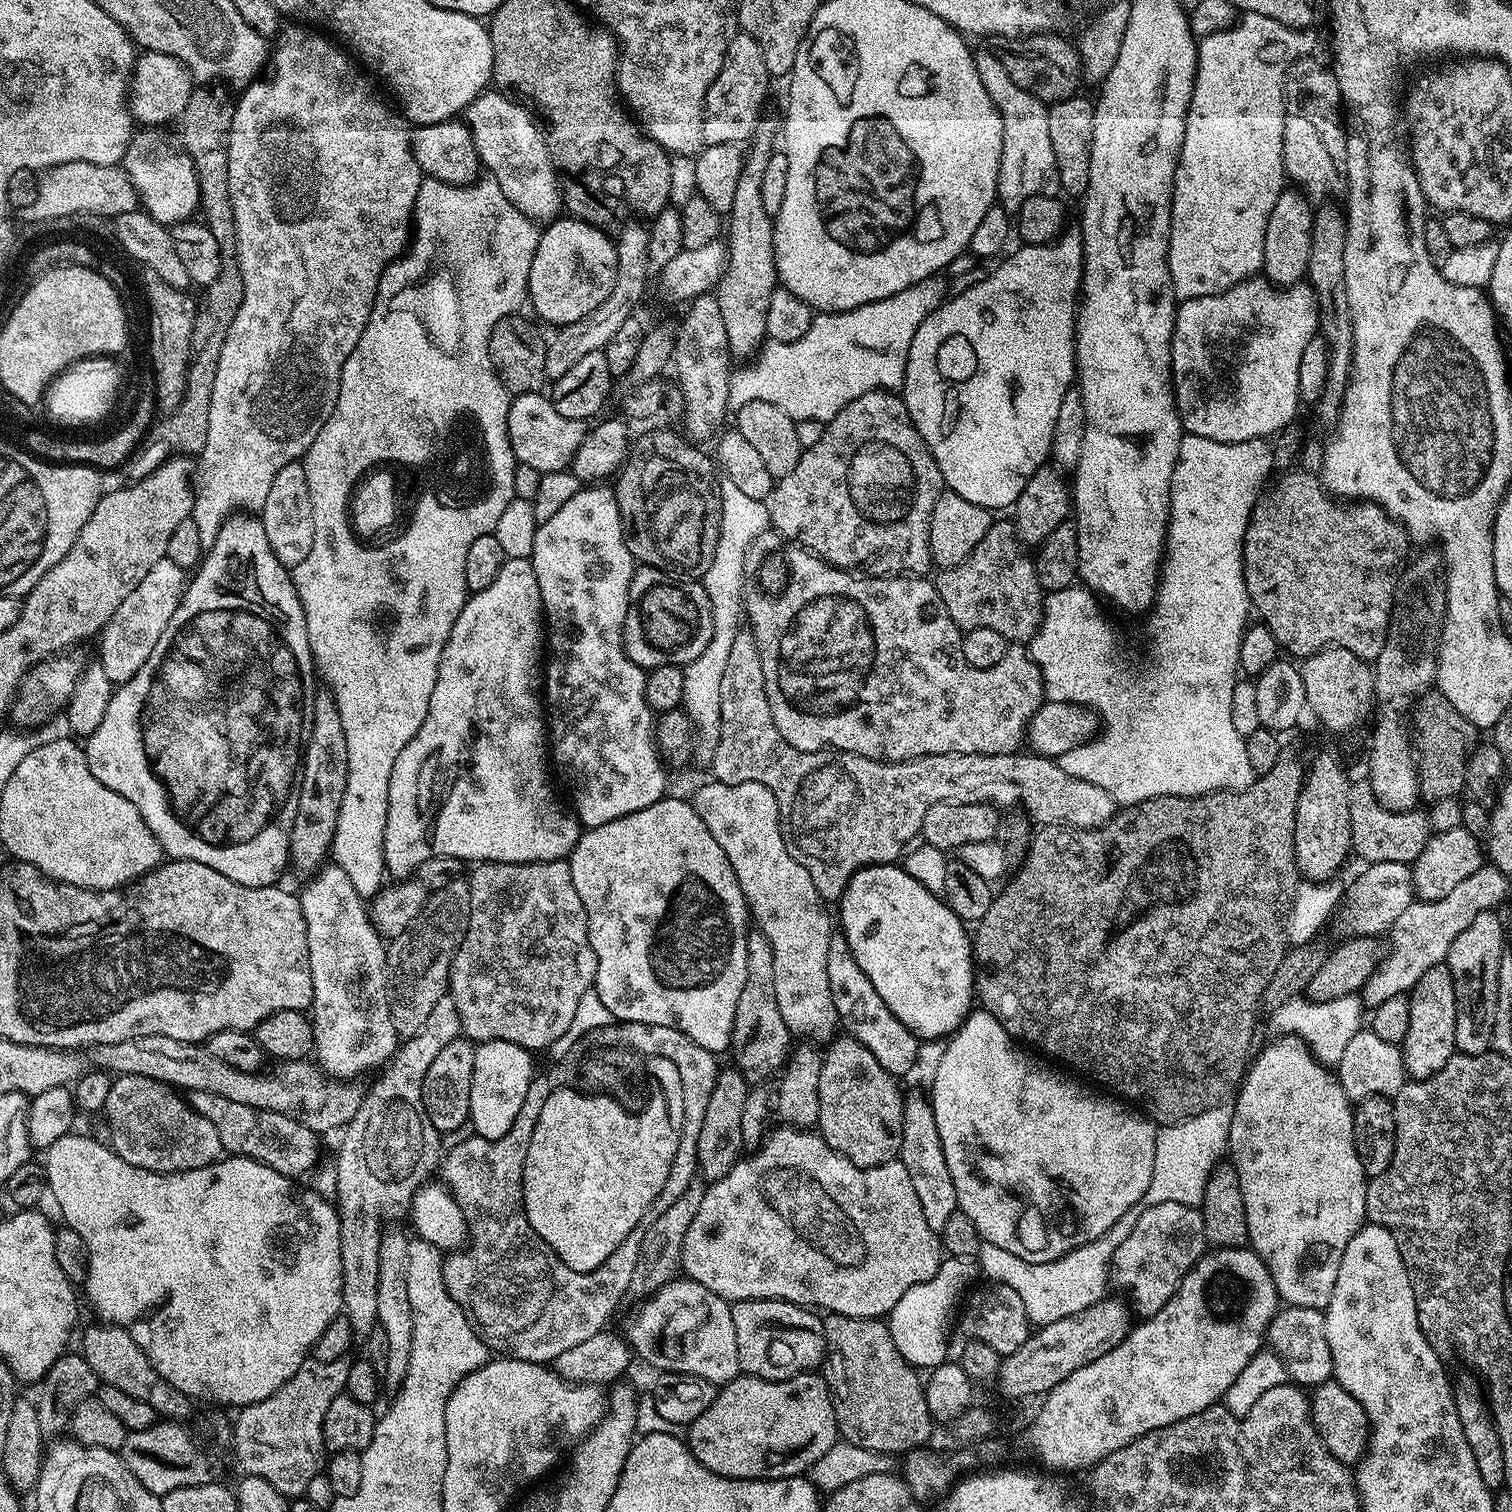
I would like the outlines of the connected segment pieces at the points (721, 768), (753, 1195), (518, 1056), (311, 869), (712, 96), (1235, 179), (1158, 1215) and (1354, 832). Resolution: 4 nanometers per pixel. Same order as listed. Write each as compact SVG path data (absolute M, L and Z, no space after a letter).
M741 630L730 646L730 658L726 661L726 674L722 674L722 722L716 749L712 751L710 767L717 781L722 784L738 782L762 782L772 792L778 792L786 800L794 792L800 770L792 772L792 754L795 747L782 738L774 718L770 714L770 702L766 694L766 682L762 674L762 662L758 646L751 631Z
M776 1126L773 1127L767 1135L765 1135L764 1139L760 1141L755 1150L749 1151L747 1155L737 1160L736 1164L733 1165L723 1178L711 1181L707 1187L708 1189L706 1187L703 1189L700 1201L698 1202L698 1212L694 1214L694 1218L686 1230L686 1236L682 1242L680 1250L680 1268L687 1279L698 1282L702 1286L706 1286L706 1290L710 1290L714 1294L718 1294L726 1301L785 1300L791 1304L807 1306L813 1310L821 1310L820 1308L825 1308L823 1310L825 1313L834 1316L849 1316L850 1318L866 1318L867 1320L875 1320L877 1318L887 1317L889 1313L891 1313L892 1307L897 1304L898 1298L902 1298L902 1294L906 1294L906 1290L910 1290L910 1286L918 1287L922 1282L932 1280L934 1278L934 1274L940 1271L942 1263L942 1249L940 1247L939 1235L934 1230L930 1230L930 1226L926 1226L926 1218L922 1215L922 1206L918 1206L918 1194L914 1194L914 1186L910 1182L910 1174L906 1171L906 1166L899 1158L886 1162L882 1166L859 1168L858 1166L854 1166L854 1162L850 1162L850 1158L846 1158L841 1154L841 1152L835 1152L835 1150L832 1149L831 1146L823 1140L823 1138L821 1138L819 1131L805 1130L803 1128L790 1128L787 1126Z
M486 1040L475 1045L474 1074L470 1078L470 1106L468 1119L473 1133L487 1140L502 1138L514 1126L522 1102L526 1102L526 1090L534 1075L533 1053L514 1042Z
M320 690L312 698L312 724L304 741L304 754L300 769L298 810L288 843L291 867L312 874L329 859L334 830L338 826L338 810L342 808L342 794L346 794L348 735L342 730L342 714L334 702L331 691Z
M738 34L730 42L726 58L722 62L722 70L718 70L718 78L714 78L704 99L702 122L704 144L743 145L751 141L756 124L762 119L763 112L760 111L763 110L764 99L768 96L768 83L770 77L758 42L754 42L754 38Z
M1244 14L1231 26L1219 32L1203 37L1199 41L1196 54L1196 81L1192 87L1192 100L1188 104L1185 121L1192 120L1192 140L1182 138L1180 158L1176 161L1176 177L1172 182L1172 225L1168 235L1168 279L1170 288L1180 300L1193 300L1203 296L1217 296L1238 282L1249 279L1252 272L1264 262L1264 235L1270 210L1274 210L1274 202L1278 202L1280 193L1285 191L1286 177L1282 158L1282 142L1284 140L1284 86L1286 77L1295 61L1303 60L1312 48L1312 35L1308 30L1297 30L1286 27L1282 22L1271 20L1265 16Z
M1162 1202L1141 1211L1138 1222L1134 1222L1134 1230L1130 1230L1122 1246L1114 1250L1110 1276L1114 1284L1132 1295L1130 1304L1135 1315L1137 1312L1137 1317L1147 1318L1166 1306L1181 1278L1195 1268L1205 1251L1204 1223L1199 1207L1182 1202Z
M1364 778L1353 779L1349 783L1348 797L1350 798L1351 851L1355 854L1357 852L1368 864L1398 862L1411 865L1426 846L1430 835L1427 815L1420 810L1408 812L1386 810L1380 805L1378 798L1374 798L1372 787Z

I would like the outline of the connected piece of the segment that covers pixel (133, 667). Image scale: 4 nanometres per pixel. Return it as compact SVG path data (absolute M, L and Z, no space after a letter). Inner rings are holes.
M165 558L150 566L146 578L142 578L142 582L138 582L138 586L134 586L134 590L122 601L122 606L114 610L107 626L98 636L98 662L102 670L106 670L106 678L110 678L114 686L125 684L142 670L142 662L150 658L150 650L158 646L158 638L162 638L166 626L172 623L174 610L178 610L185 587L185 569L174 566L174 562Z

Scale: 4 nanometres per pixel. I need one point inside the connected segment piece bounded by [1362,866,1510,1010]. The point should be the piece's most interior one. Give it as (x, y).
(1422, 937)

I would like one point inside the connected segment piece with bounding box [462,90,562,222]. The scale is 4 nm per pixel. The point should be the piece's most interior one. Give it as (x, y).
(508, 142)

